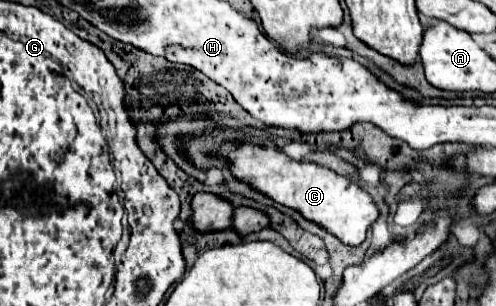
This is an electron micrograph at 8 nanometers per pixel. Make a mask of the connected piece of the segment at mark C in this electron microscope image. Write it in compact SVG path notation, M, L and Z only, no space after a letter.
M225 143L221 155L227 157L233 175L245 183L251 183L257 191L269 195L281 205L297 209L305 219L311 219L339 237L345 245L359 245L365 241L369 225L377 219L377 207L355 181L341 177L327 167L315 163L293 161L277 149L267 149L259 145L237 145Z

